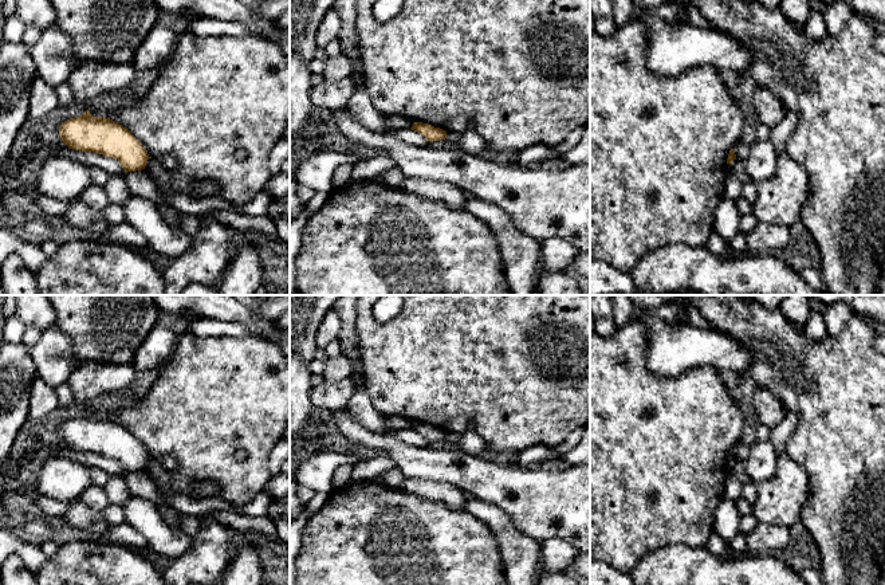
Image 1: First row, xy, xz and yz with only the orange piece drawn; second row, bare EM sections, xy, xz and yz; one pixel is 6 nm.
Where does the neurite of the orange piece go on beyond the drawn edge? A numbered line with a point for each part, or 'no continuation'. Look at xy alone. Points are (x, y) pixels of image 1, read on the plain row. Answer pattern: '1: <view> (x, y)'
no continuation

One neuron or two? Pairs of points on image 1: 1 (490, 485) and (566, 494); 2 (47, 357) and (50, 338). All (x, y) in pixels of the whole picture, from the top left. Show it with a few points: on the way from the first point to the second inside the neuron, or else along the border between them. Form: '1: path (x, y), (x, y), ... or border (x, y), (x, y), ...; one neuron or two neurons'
1: path (508, 486), (524, 494), (547, 494); one neuron
2: path (50, 353), (50, 342); one neuron

